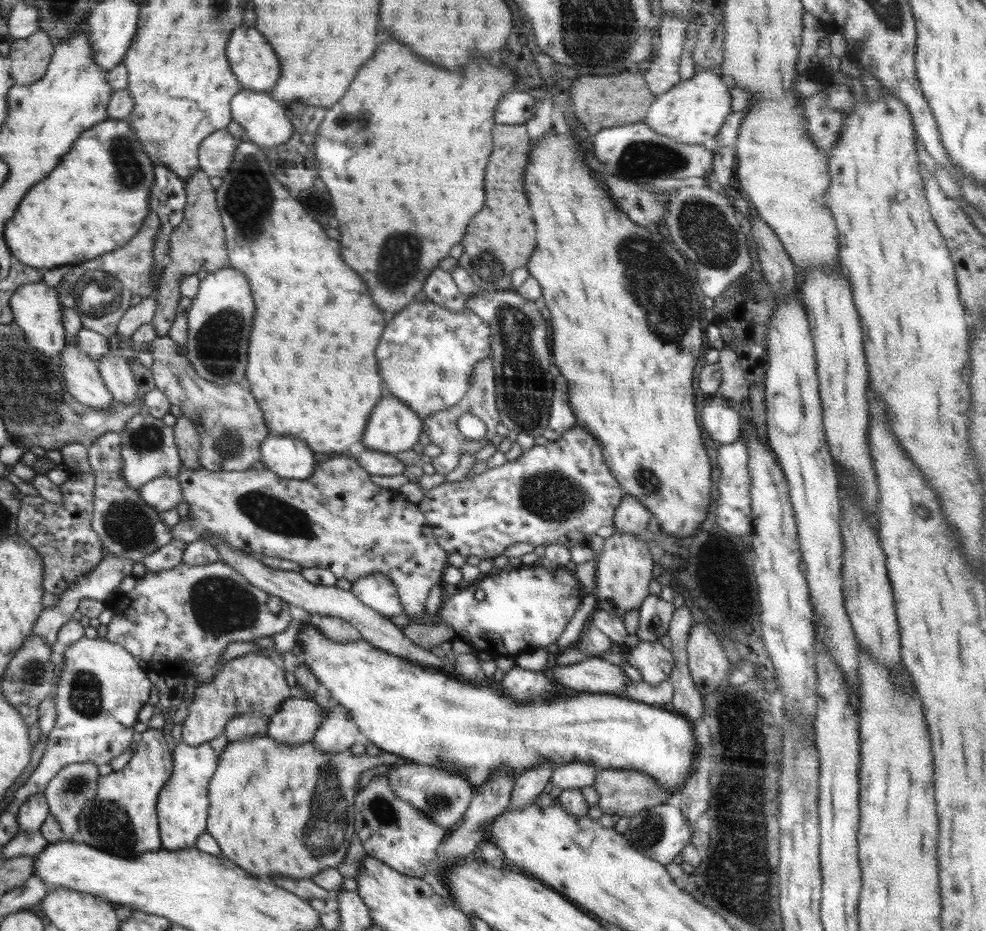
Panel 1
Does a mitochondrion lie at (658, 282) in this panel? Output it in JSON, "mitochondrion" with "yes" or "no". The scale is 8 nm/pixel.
{"mitochondrion":"yes"}

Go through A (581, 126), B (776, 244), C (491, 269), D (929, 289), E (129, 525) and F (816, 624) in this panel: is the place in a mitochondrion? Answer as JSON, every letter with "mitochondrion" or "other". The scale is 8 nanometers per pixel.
{"A":"other","B":"other","C":"mitochondrion","D":"other","E":"mitochondrion","F":"other"}

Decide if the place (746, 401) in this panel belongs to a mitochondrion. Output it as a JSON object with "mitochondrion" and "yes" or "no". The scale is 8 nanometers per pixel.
{"mitochondrion":"no"}

